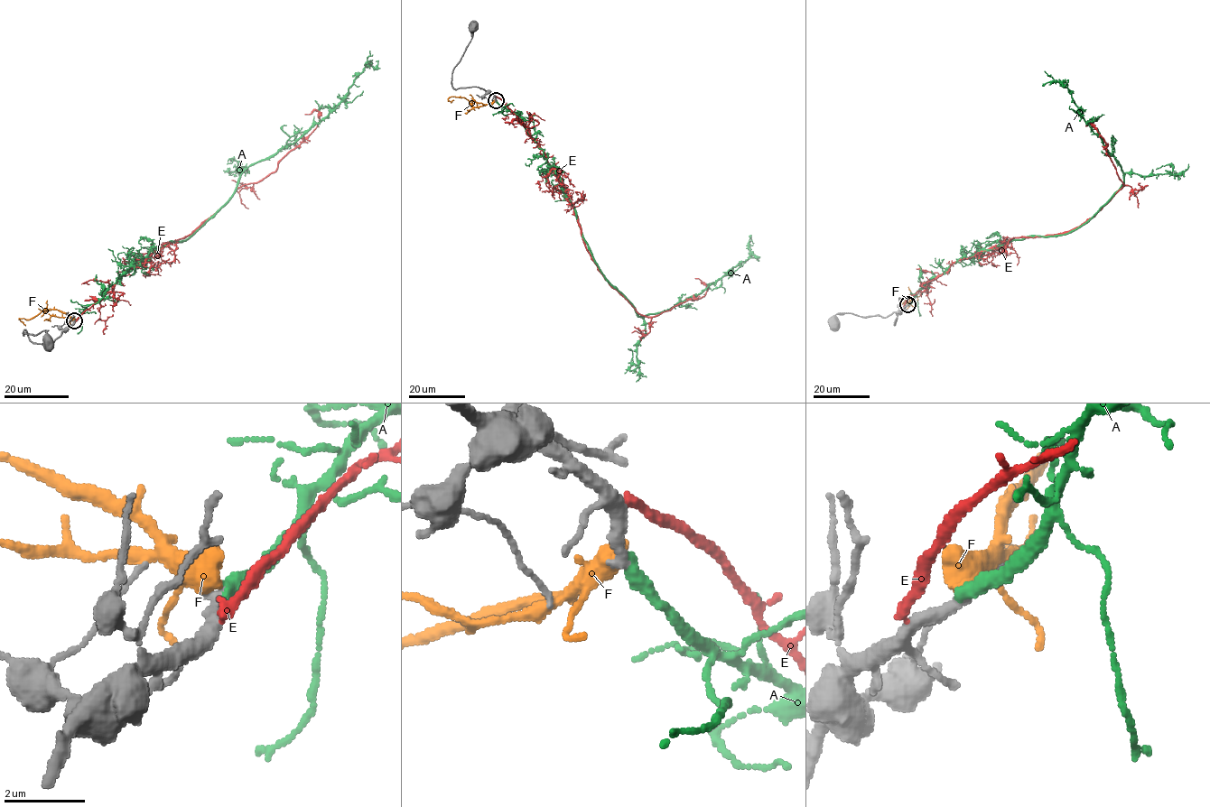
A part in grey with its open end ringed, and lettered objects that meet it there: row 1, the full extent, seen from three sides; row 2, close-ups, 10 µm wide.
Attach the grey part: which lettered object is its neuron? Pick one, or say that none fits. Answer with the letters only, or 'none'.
A

